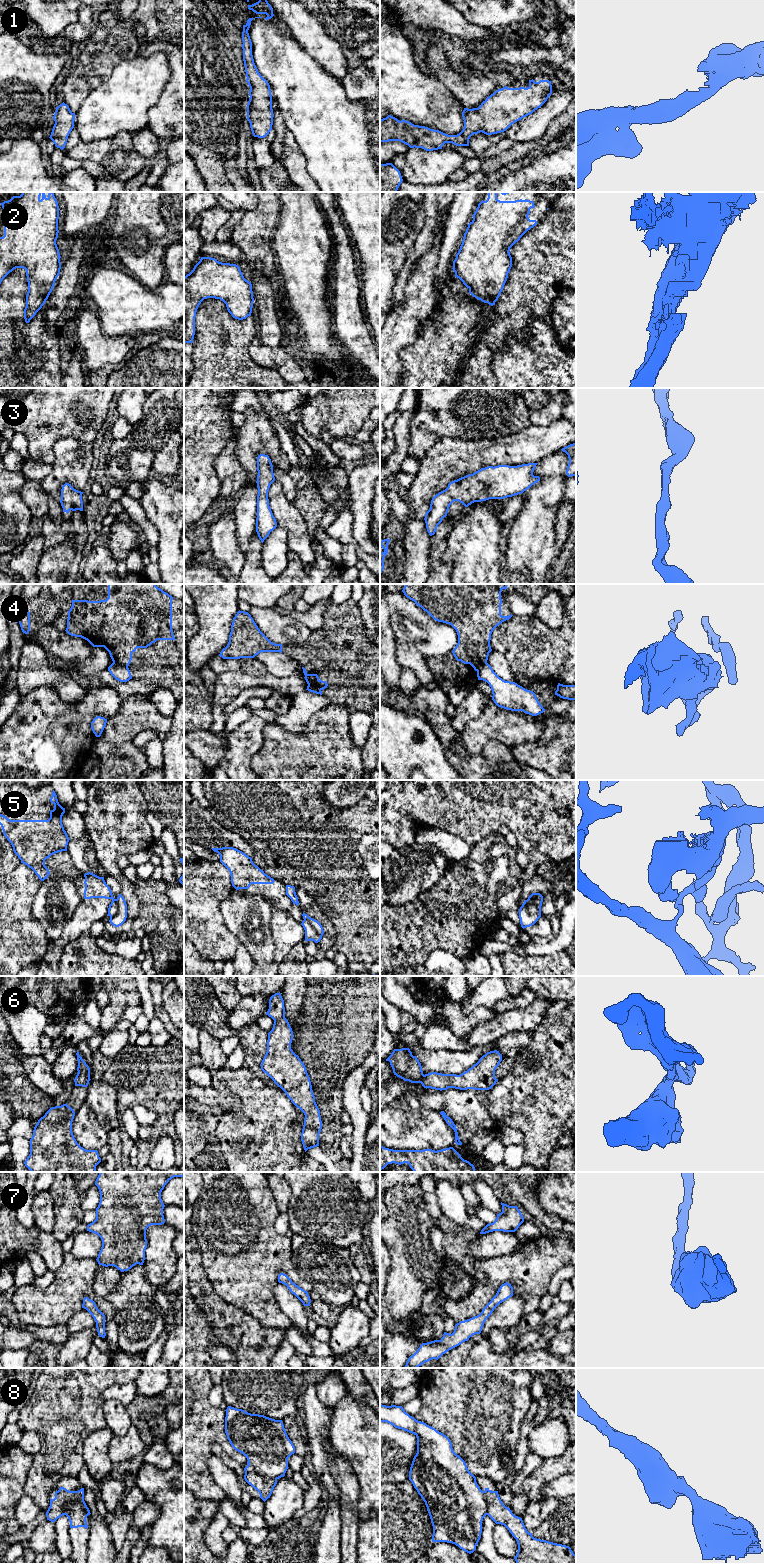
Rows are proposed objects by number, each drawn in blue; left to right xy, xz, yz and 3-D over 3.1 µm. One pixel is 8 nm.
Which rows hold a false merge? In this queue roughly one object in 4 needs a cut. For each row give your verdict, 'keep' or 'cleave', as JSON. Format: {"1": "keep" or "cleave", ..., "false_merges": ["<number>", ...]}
{"1": "keep", "2": "keep", "3": "keep", "4": "cleave", "5": "cleave", "6": "cleave", "7": "keep", "8": "cleave", "false_merges": ["4", "5", "6", "8"]}

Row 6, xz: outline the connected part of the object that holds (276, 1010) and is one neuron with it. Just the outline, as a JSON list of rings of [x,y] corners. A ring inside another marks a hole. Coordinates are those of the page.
[[[275,993],[269,999],[269,1009],[266,1015],[271,1017],[273,1020],[278,1020],[285,1017],[284,1000],[279,993]]]

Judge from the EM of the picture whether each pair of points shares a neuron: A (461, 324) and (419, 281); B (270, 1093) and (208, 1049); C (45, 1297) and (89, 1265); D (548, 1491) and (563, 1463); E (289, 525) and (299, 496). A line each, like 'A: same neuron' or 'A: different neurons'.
A: different neurons
B: different neurons
C: same neuron
D: different neurons
E: different neurons

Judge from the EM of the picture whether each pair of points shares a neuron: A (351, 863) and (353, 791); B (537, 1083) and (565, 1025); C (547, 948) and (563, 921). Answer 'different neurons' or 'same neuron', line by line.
A: different neurons
B: same neuron
C: same neuron

